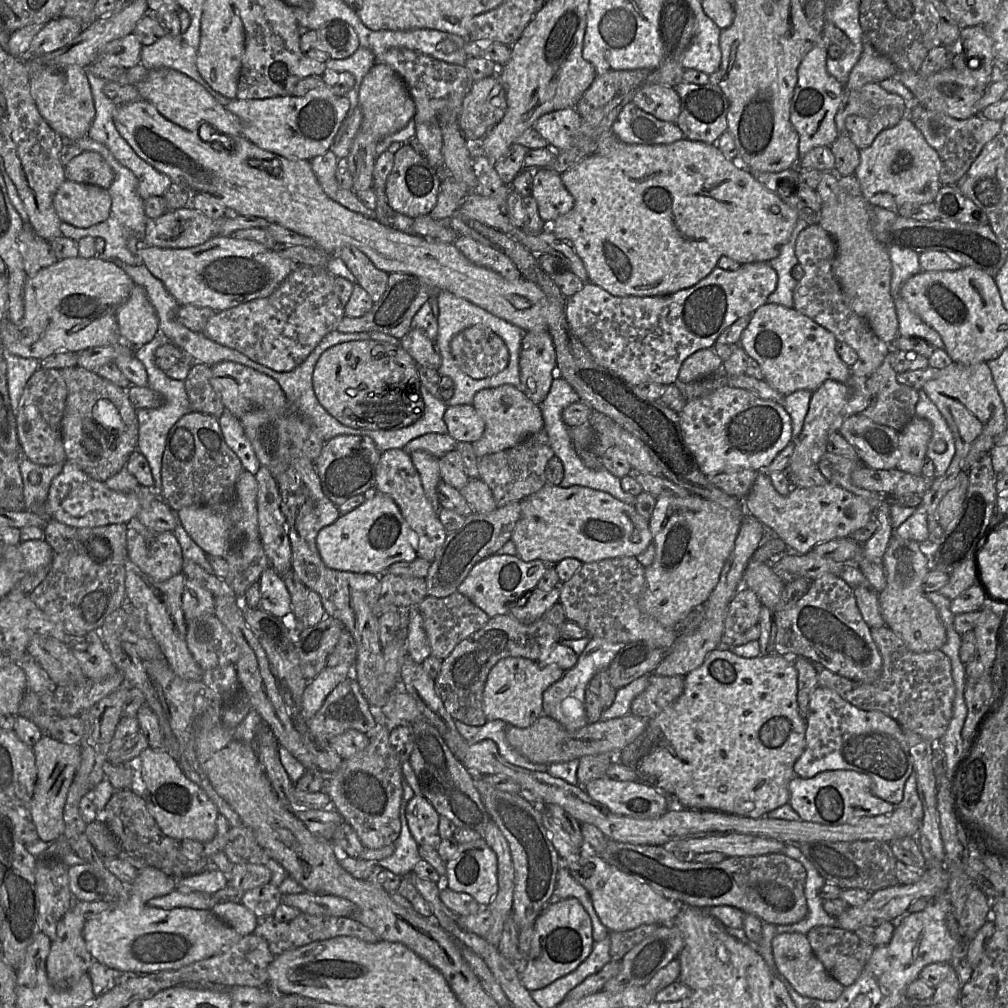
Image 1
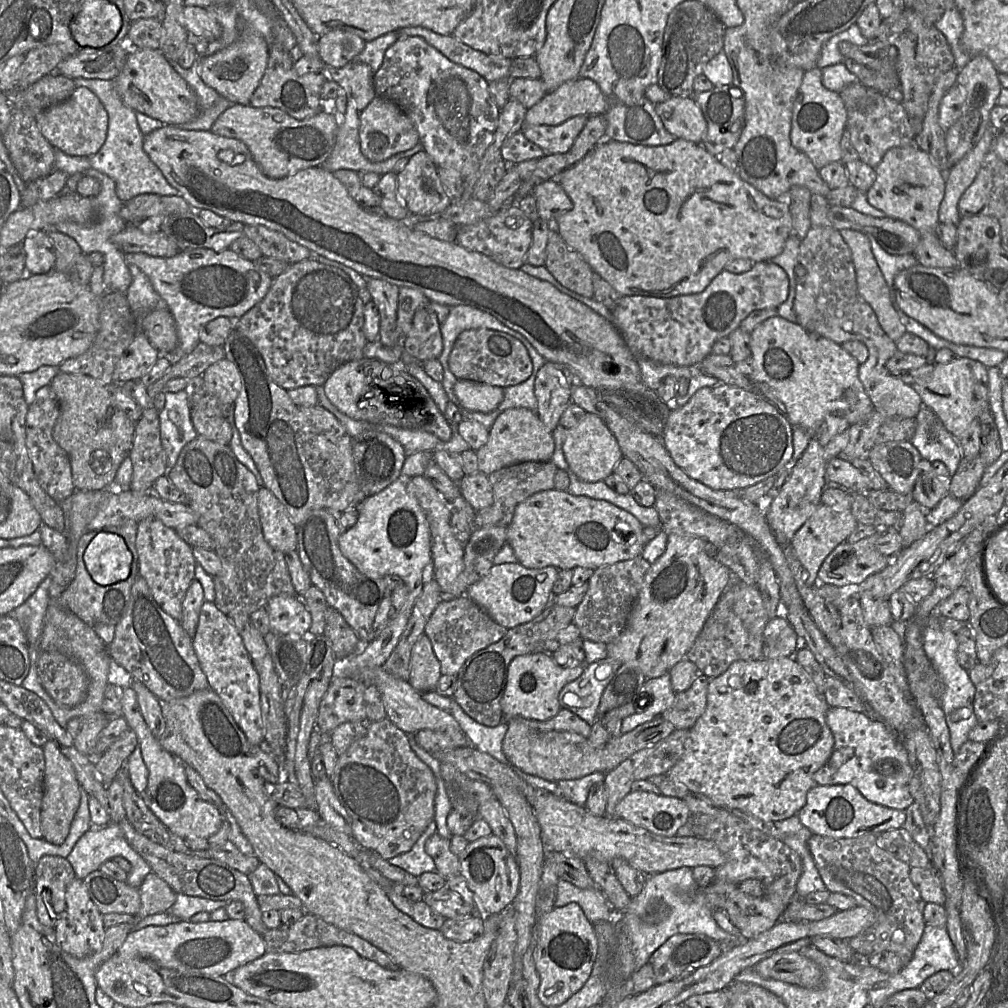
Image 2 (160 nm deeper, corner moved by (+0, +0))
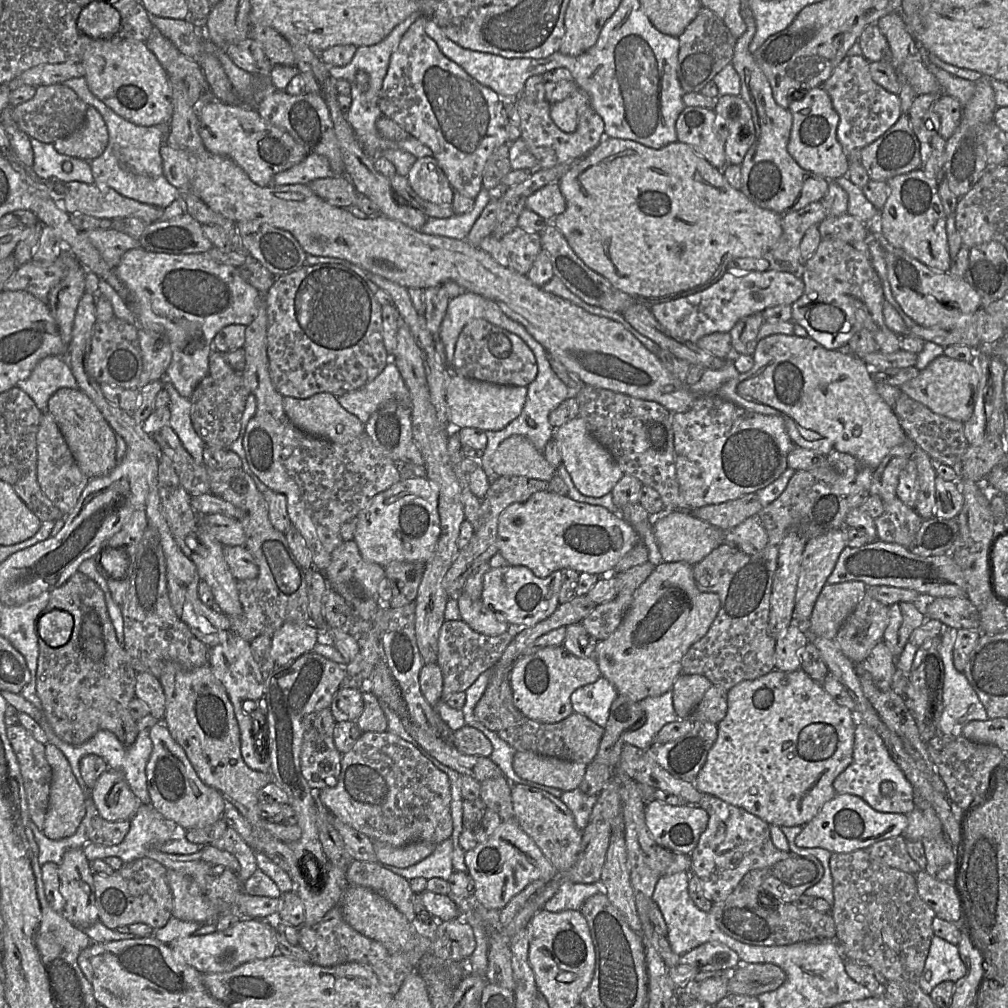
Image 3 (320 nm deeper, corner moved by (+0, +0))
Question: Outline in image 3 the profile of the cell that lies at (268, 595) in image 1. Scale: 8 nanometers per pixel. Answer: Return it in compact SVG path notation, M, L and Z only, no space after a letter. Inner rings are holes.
M312 623L283 624L272 636L271 655L276 666L282 667L300 656L313 652L318 643L318 629Z

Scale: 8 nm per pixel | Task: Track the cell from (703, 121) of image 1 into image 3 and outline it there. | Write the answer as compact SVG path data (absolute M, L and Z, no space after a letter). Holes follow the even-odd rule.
M722 95L717 98L714 111L724 119L729 131L724 142L727 162L741 165L756 140L751 109L741 96Z

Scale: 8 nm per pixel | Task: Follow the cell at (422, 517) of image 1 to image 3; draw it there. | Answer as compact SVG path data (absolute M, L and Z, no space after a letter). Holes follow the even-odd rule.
M464 591L456 598L461 619L468 626L483 635L496 636L509 630L509 624L498 621L495 615L485 608L481 600L472 600Z

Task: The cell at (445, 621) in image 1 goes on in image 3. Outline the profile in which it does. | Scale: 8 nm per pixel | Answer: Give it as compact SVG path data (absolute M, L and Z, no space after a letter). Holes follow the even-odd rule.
M462 619L445 620L439 633L437 654L437 663L441 668L443 677L441 701L446 703L446 700L453 693L466 692L482 673L492 669L512 641L516 630L509 627L509 630L503 634L487 636L472 630Z

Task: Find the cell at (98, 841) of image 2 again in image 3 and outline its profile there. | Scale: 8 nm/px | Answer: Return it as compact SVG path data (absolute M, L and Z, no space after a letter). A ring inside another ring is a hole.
M142 805L130 819L130 828L123 841L114 846L102 846L92 842L86 843L82 850L87 859L118 857L124 864L146 857L150 850L175 838L186 838L186 831L167 820L152 805Z

